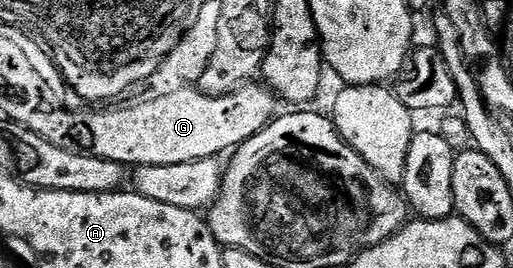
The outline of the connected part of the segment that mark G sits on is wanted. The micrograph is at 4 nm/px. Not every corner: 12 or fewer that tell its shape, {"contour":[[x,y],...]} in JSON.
{"contour":[[198,89],[115,115],[24,128],[59,149],[134,168],[236,148],[272,94]]}

